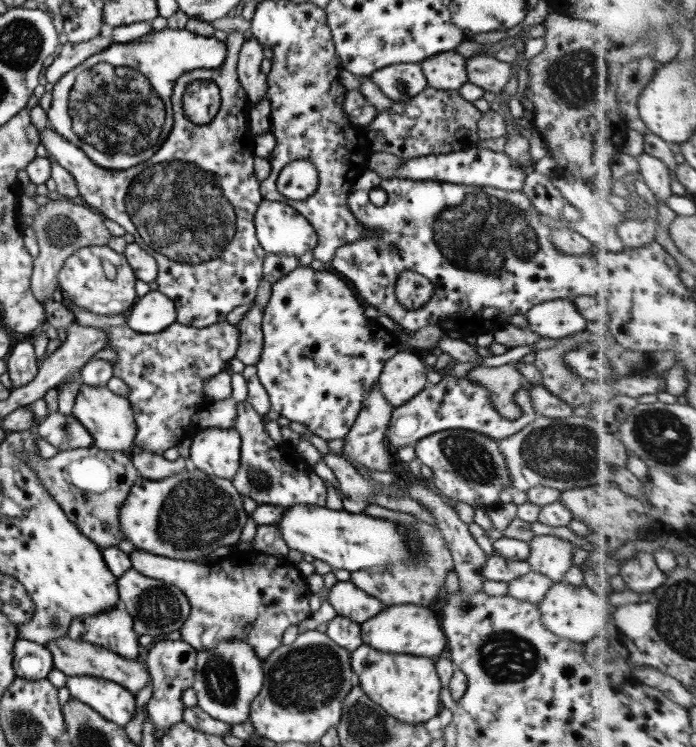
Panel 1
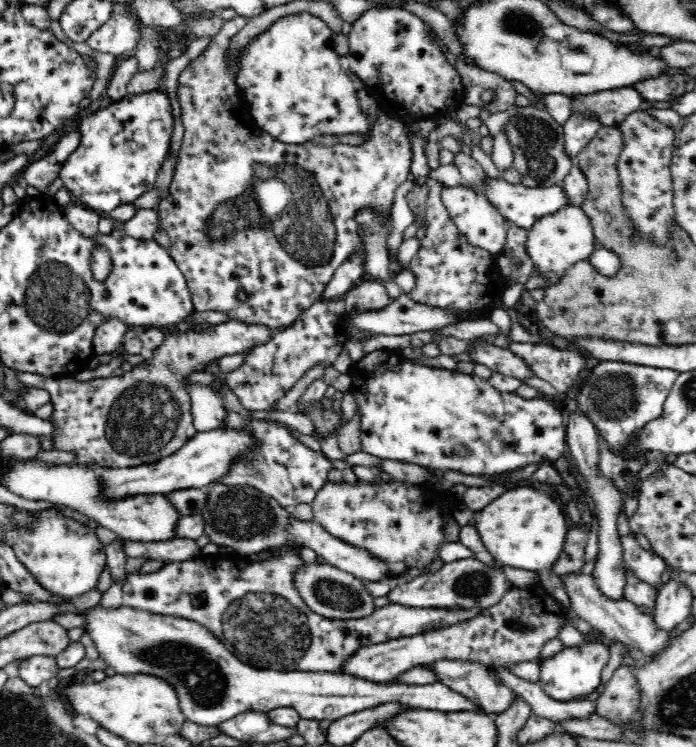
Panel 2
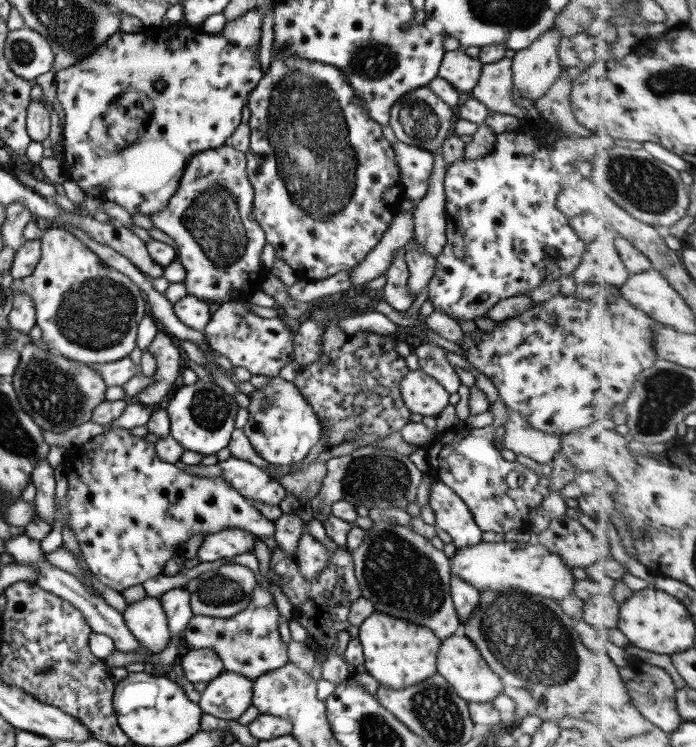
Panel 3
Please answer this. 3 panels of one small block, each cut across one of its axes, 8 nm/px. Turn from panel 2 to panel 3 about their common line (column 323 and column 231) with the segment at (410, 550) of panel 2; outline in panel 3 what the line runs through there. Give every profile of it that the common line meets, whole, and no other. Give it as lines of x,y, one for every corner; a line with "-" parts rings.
106,428
105,432
100,432
98,435
81,444
81,446
73,448
69,454
70,462
73,462
78,455
79,462
81,462
81,468
75,468
69,463
65,464
64,467
66,480
68,481
66,494
63,496
67,513
67,524
77,540
81,556
88,566
88,570
93,574
94,578
97,578
97,580
101,582
101,584
108,586
111,590
115,590
115,592
121,593
125,588
129,588
129,586
142,584
147,578
162,573
166,560
169,560
172,554
181,552
183,543
193,534
201,533
202,536
204,536
227,527
235,527
241,530
247,530
247,532
250,532
259,539
273,536
274,521
263,517
263,515
252,507
237,490
233,490
227,482
223,482
223,478
219,476
207,477
191,475
184,470
180,470
171,463
159,460
155,452
154,444
146,442
141,437
133,436
130,434
129,430
123,428

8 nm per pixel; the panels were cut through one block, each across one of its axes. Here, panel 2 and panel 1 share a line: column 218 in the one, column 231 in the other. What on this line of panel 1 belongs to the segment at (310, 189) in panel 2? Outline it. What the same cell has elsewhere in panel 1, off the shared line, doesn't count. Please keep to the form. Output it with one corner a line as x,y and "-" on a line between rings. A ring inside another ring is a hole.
231,31
226,34
226,55
223,64
215,69
195,69
179,75
174,82
170,103
172,106
172,126
165,141
153,154
153,158
127,170
100,168
77,146
64,141
51,126
38,132
39,144
47,152
47,159
57,162
75,181
77,193
91,209
101,212
107,220
117,222
127,234
133,236
133,243
154,258
157,273
154,279
157,290
174,302
176,321
185,326
197,328
225,321
225,316
241,304
251,303
256,288
262,280
264,250
255,236
253,215
262,198
259,195
260,182
254,176
253,151
254,136
247,124
250,100
237,78
236,62
241,45
248,34
-
193,81
211,81
220,94
217,114
205,125
195,125
184,117
181,96
184,88

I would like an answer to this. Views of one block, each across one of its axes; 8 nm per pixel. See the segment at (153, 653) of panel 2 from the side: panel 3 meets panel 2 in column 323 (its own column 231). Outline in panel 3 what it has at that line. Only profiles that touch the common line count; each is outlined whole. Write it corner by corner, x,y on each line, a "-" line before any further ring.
223,672
206,684
196,702
201,712
215,718
236,720
251,705
252,682
231,672

